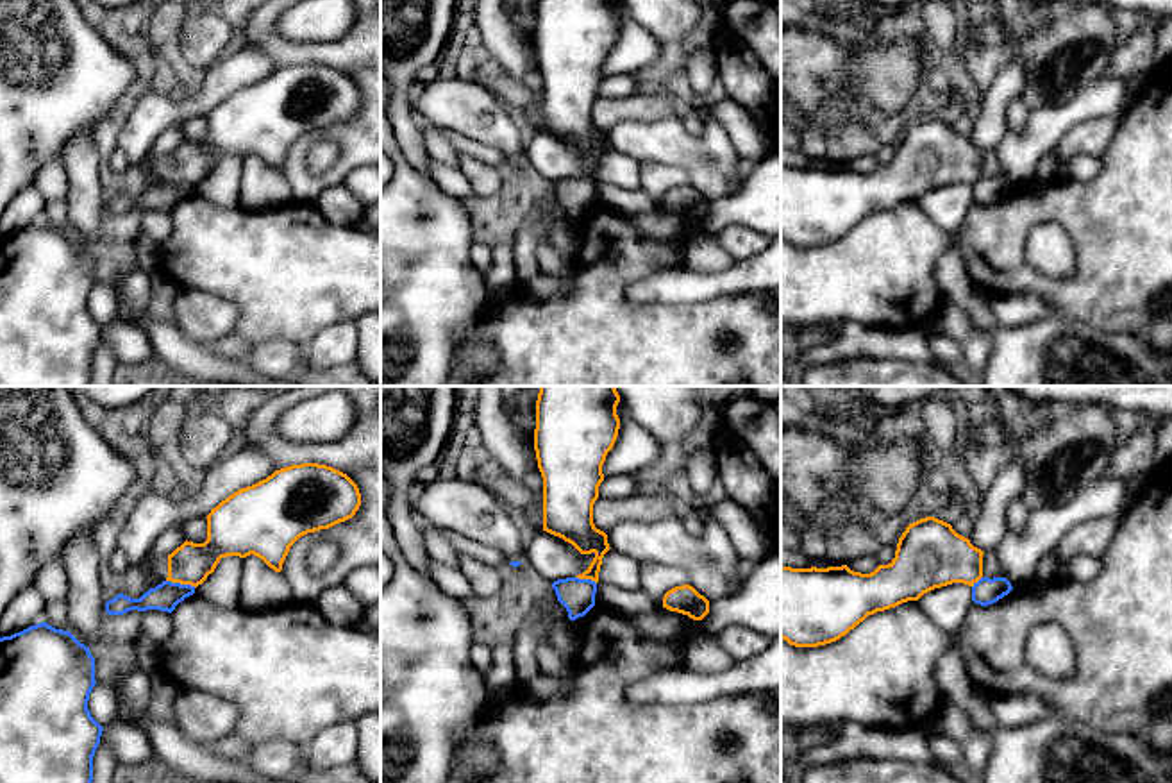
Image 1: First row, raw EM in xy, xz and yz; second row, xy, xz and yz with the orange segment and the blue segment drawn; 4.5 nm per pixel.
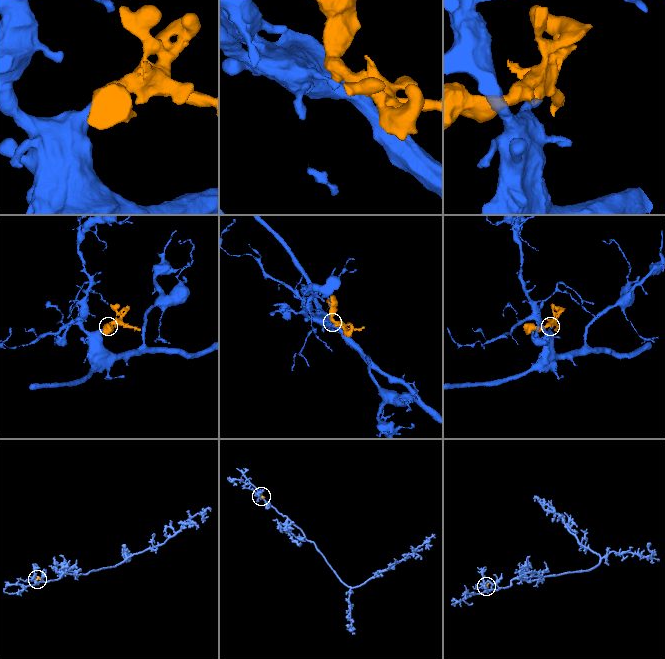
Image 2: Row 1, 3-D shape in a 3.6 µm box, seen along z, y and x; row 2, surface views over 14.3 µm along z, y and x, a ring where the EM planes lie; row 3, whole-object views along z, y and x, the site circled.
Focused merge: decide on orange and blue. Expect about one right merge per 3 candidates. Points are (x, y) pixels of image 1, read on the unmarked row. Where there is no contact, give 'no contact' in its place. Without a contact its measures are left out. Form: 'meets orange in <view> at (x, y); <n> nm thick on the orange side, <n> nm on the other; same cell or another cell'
meets orange in xy at (181, 183); 190 nm thick on the orange side, 120 nm on the other; another cell

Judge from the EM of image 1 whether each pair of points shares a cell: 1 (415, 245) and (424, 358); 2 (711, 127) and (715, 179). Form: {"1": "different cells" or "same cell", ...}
{"1": "same cell", "2": "same cell"}

